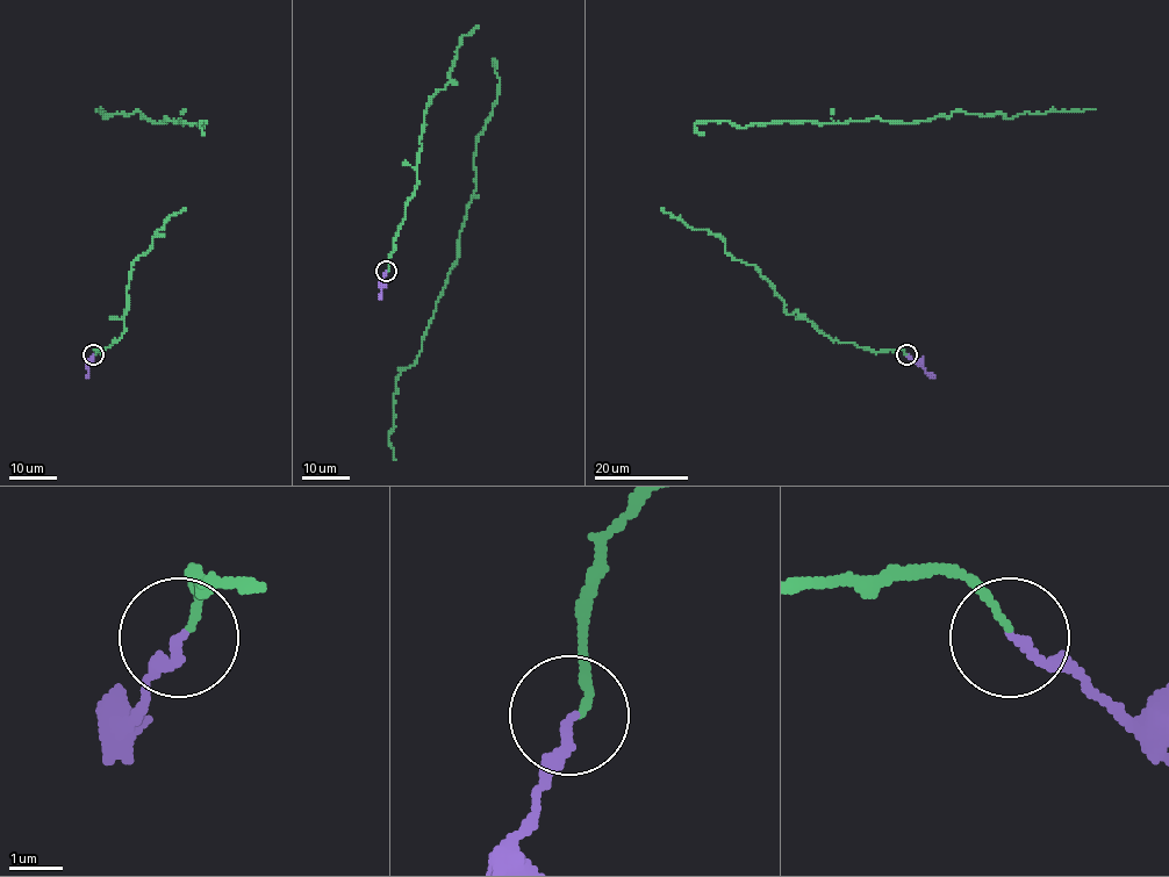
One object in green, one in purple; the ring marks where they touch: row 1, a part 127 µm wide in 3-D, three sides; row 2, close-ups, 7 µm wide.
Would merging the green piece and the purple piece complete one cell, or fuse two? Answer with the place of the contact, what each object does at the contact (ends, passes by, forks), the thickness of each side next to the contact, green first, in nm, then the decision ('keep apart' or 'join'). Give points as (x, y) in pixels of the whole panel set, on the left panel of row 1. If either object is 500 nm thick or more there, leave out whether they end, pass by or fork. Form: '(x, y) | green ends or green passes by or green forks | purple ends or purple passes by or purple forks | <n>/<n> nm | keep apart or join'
(93, 354) | green ends | purple ends | 120/170 nm | join

